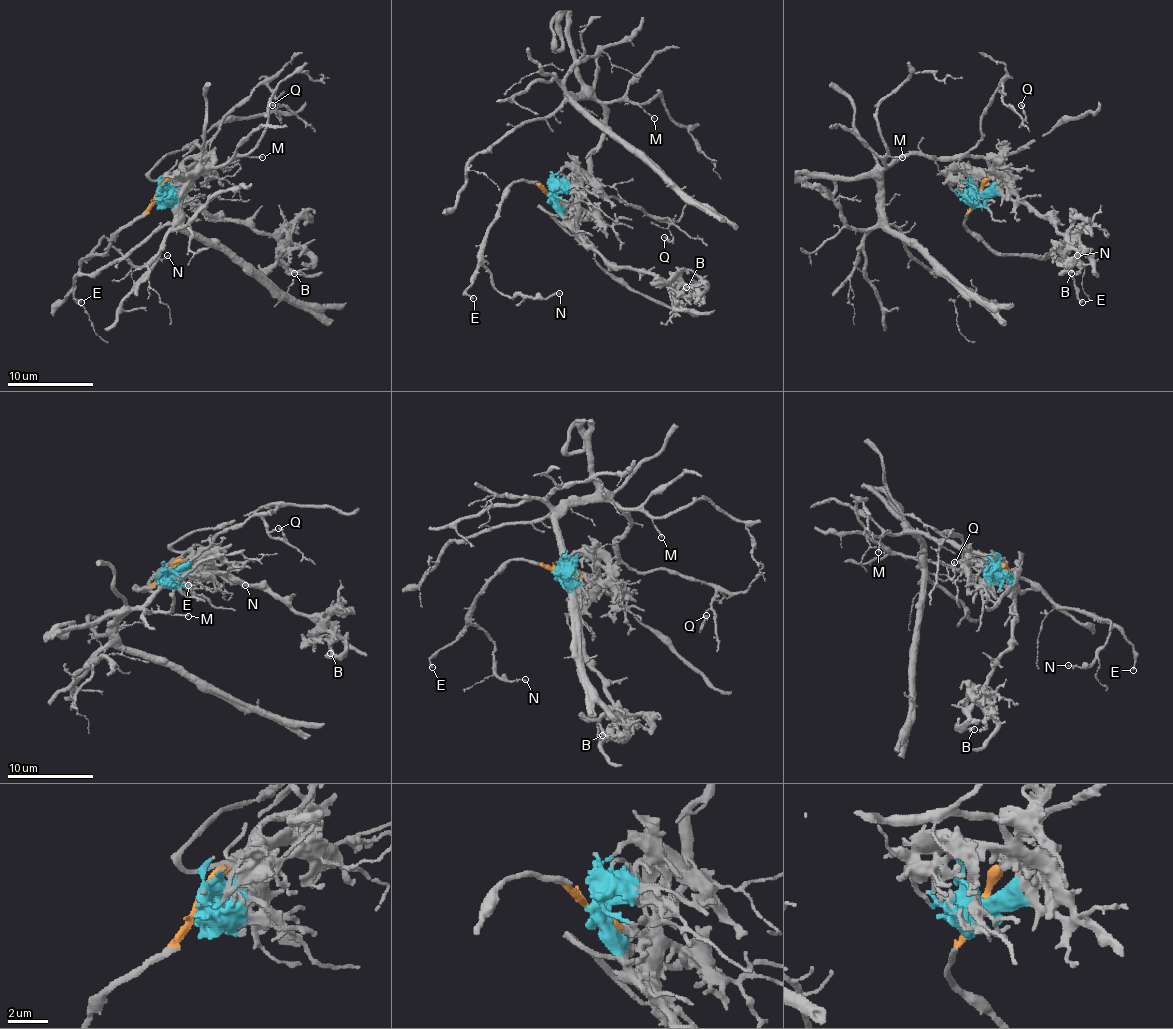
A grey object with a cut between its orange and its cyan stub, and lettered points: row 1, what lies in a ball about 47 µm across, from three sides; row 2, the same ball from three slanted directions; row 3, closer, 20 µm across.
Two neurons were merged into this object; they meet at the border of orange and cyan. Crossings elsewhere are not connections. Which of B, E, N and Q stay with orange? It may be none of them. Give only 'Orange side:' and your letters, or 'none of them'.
Orange side: E, N, Q

